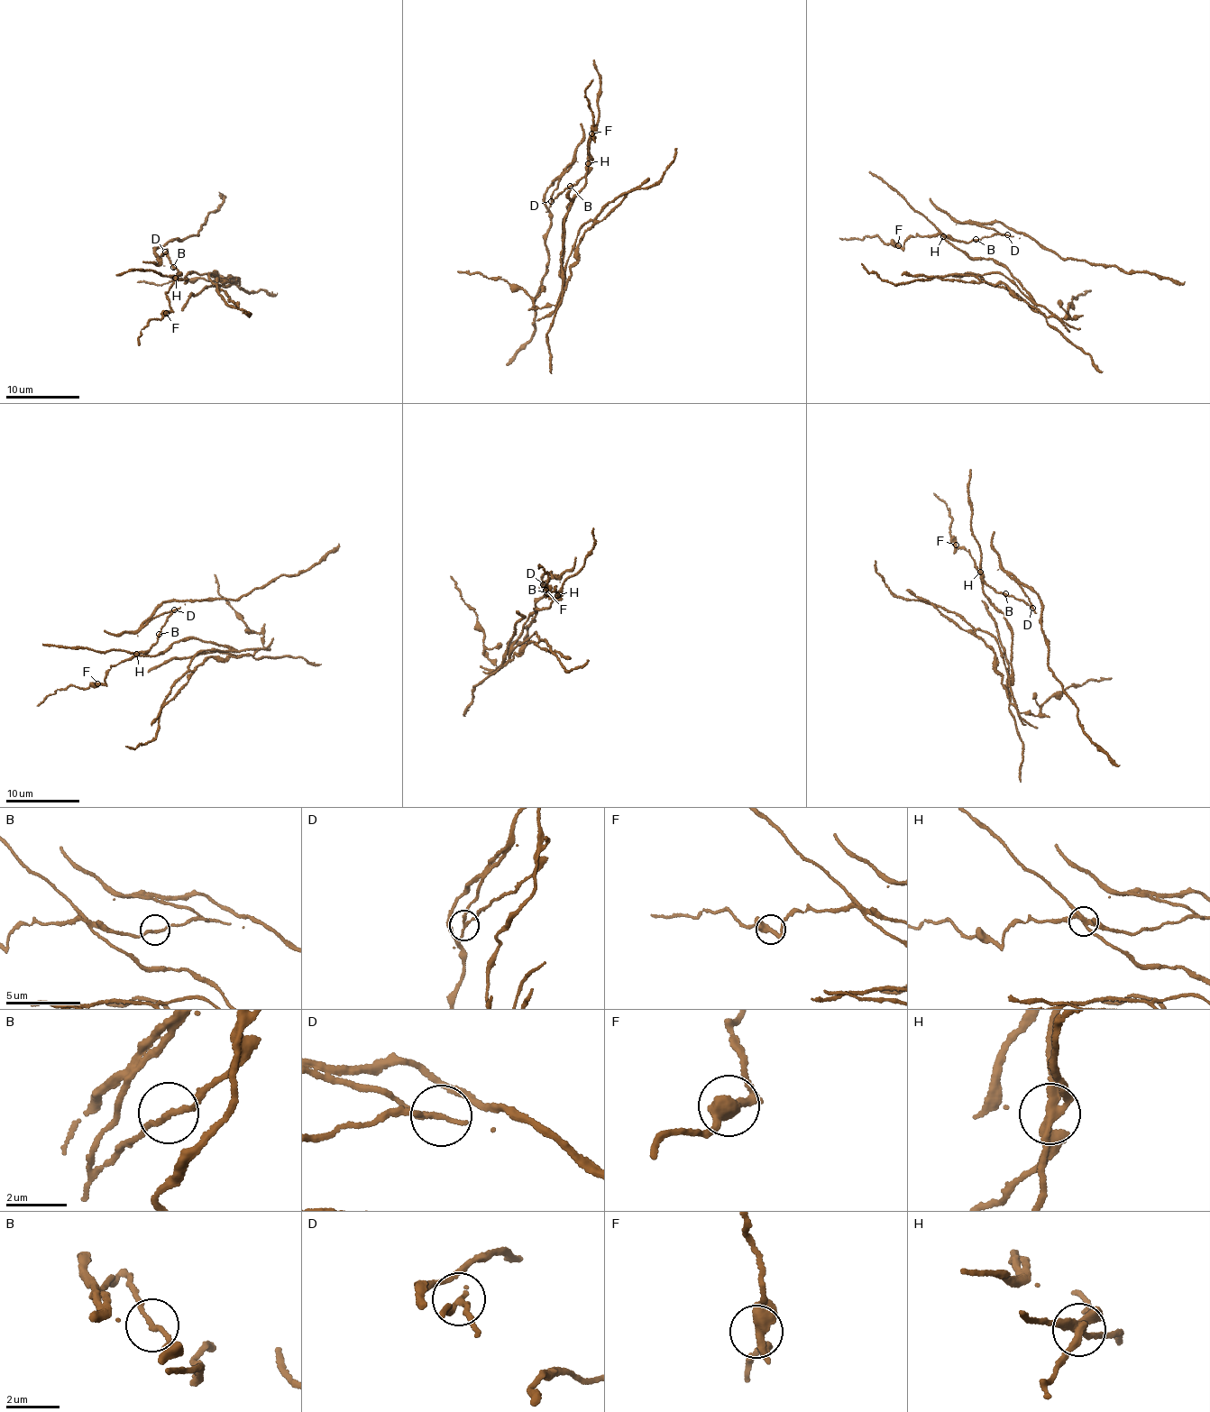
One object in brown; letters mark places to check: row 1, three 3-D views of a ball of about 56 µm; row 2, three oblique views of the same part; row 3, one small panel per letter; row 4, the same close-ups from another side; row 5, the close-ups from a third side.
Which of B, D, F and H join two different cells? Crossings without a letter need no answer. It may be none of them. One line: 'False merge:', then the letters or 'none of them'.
False merge: D, H

